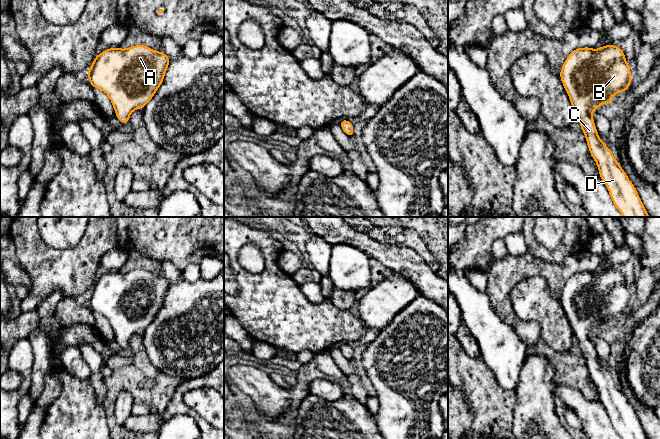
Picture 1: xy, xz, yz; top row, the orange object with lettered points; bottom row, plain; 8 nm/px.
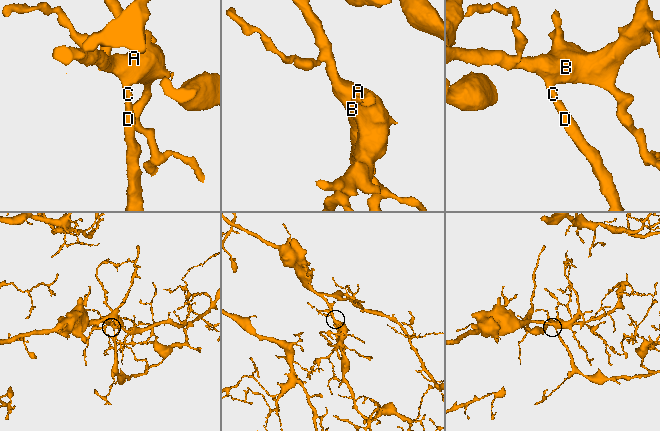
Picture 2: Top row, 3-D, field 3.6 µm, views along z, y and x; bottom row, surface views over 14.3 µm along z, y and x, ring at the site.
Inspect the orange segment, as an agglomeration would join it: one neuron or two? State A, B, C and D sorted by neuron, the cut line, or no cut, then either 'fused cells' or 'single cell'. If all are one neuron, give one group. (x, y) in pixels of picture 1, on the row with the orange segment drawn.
groups A B C D; cut none; single cell

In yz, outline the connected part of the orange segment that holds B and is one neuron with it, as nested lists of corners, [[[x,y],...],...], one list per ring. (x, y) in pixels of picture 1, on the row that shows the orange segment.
[[[613,44],[597,50],[590,47],[576,48],[566,58],[559,73],[562,84],[570,98],[573,112],[578,115],[581,130],[586,136],[590,154],[599,169],[600,178],[606,185],[612,202],[623,217],[650,217],[646,212],[635,186],[615,160],[611,150],[600,140],[592,113],[602,104],[610,103],[611,97],[630,87],[630,67],[626,62],[623,50]]]

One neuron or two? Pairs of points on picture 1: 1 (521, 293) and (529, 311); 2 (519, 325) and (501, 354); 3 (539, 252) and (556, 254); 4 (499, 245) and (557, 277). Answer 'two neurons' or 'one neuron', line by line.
1: one neuron
2: two neurons
3: one neuron
4: two neurons

